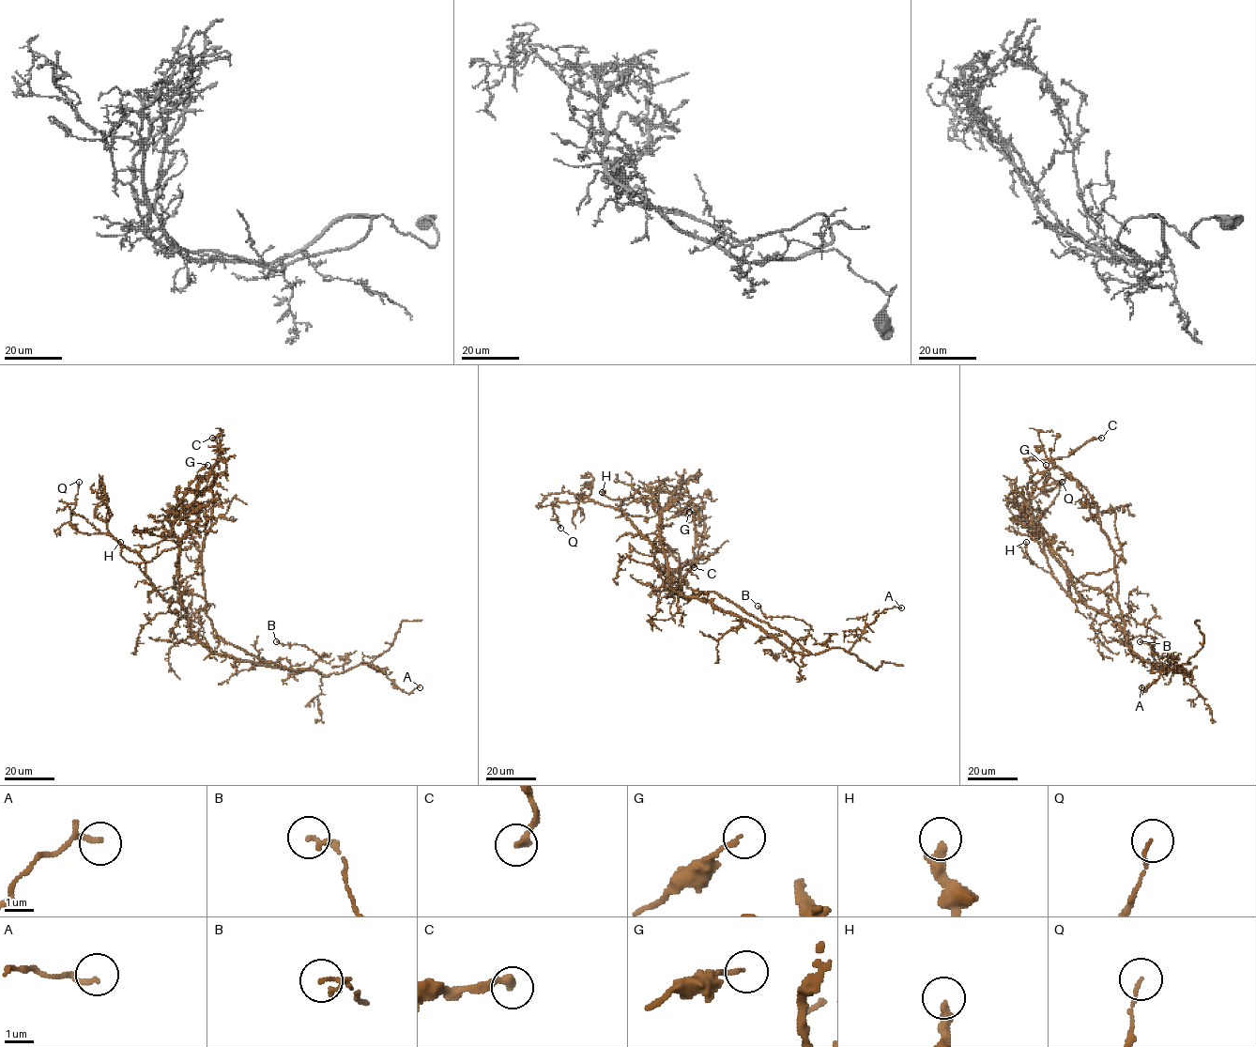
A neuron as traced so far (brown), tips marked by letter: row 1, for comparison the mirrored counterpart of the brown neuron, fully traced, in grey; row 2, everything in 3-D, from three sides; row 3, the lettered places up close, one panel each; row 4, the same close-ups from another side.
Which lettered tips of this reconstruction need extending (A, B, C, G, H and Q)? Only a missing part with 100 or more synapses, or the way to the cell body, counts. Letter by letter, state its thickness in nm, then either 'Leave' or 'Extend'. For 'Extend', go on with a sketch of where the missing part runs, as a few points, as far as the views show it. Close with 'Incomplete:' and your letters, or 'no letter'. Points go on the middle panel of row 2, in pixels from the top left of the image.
A: Thickness 120 nm. Leave
B: Thickness 100 nm. Leave
C: Thickness 280 nm. Leave
G: Thickness 130 nm. Leave
H: Thickness 360 nm. Leave
Q: Thickness 90 nm. Leave
Incomplete: no letter

